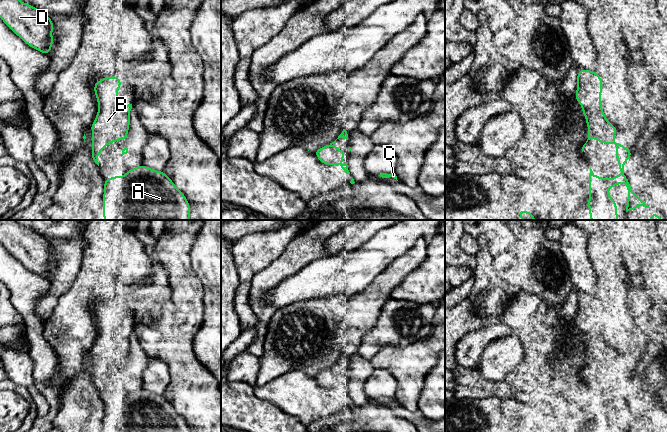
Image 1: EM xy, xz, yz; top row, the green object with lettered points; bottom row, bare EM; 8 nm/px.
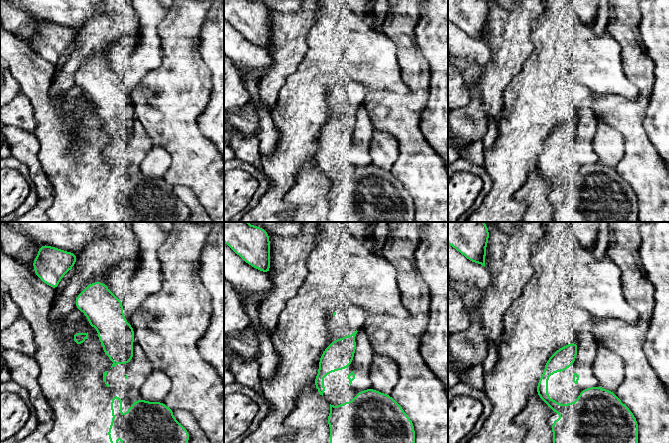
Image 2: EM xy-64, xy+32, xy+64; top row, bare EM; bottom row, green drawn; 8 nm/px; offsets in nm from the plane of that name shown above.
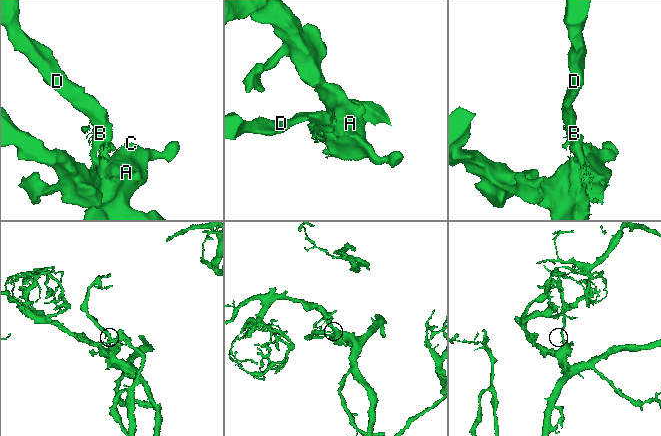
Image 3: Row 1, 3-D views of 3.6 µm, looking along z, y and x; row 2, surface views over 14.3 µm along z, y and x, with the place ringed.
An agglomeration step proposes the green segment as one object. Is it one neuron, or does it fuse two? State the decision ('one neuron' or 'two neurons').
two neurons

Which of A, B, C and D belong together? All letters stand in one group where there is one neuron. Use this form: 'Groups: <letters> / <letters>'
Groups: A C / B D

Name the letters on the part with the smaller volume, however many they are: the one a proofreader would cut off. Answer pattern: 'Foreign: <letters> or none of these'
Foreign: B, D

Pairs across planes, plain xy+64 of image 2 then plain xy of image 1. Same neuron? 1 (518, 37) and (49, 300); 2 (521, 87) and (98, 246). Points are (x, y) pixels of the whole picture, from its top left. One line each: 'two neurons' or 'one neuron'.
1: one neuron
2: one neuron

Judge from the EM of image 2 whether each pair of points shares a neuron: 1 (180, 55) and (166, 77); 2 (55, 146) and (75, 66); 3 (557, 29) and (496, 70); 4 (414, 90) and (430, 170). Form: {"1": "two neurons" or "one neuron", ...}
{"1": "one neuron", "2": "two neurons", "3": "two neurons", "4": "one neuron"}

